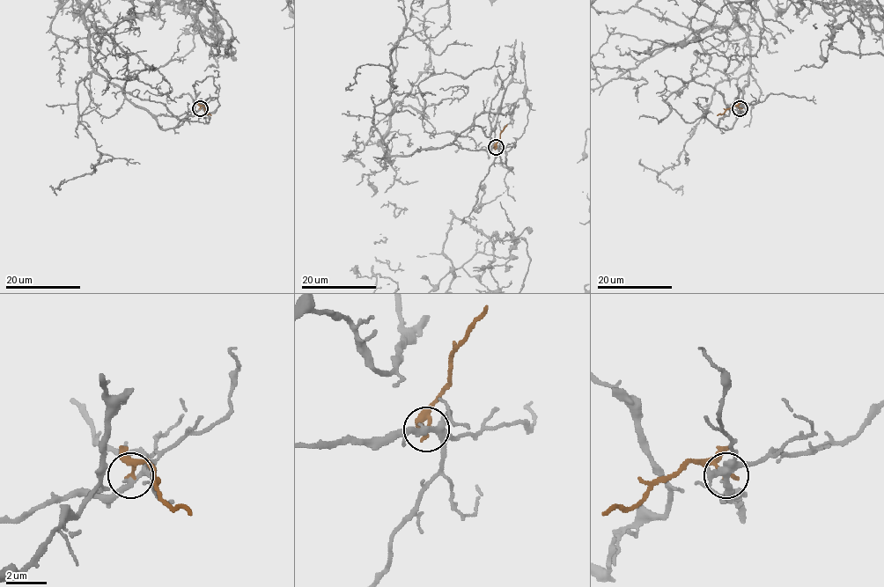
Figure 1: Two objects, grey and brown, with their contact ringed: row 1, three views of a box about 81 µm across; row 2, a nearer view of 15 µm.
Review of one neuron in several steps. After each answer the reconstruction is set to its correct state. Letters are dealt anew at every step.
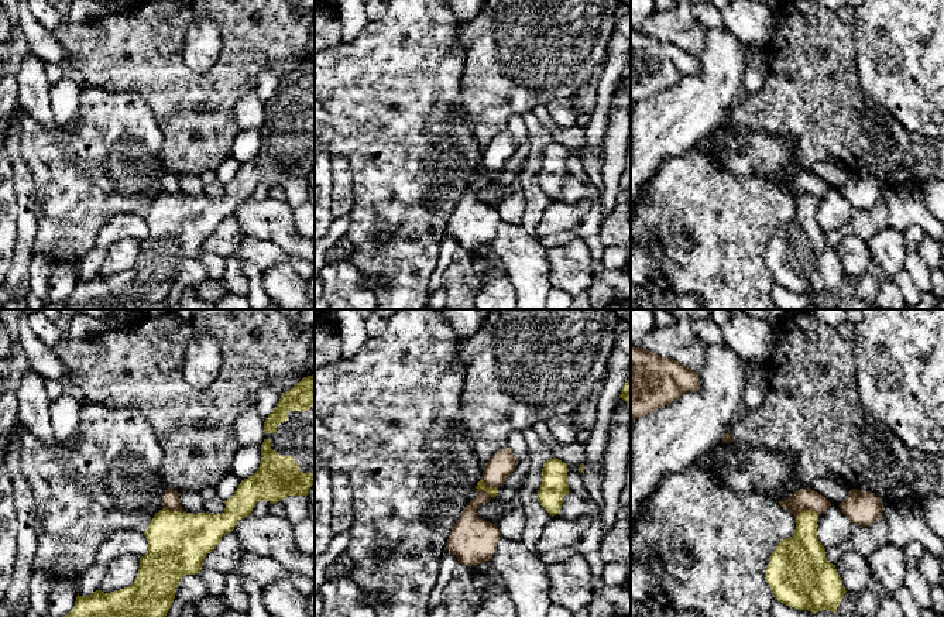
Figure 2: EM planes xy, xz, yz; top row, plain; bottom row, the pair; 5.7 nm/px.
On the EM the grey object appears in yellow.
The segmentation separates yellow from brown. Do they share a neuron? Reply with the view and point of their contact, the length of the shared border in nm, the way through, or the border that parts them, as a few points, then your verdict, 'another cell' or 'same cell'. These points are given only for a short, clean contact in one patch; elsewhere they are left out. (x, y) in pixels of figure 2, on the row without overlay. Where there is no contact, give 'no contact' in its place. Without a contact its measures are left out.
meets yellow in xz at (484, 172); contact 130 nm long; border along xz (481, 163), (484, 174), (491, 181); another cell

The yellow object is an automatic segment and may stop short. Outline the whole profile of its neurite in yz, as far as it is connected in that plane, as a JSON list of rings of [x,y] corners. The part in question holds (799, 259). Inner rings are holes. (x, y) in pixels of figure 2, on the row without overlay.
[[[811,193],[796,200],[794,217],[772,236],[766,265],[775,284],[789,291],[813,298],[821,294],[837,296],[847,274],[817,222],[817,205],[818,198]]]

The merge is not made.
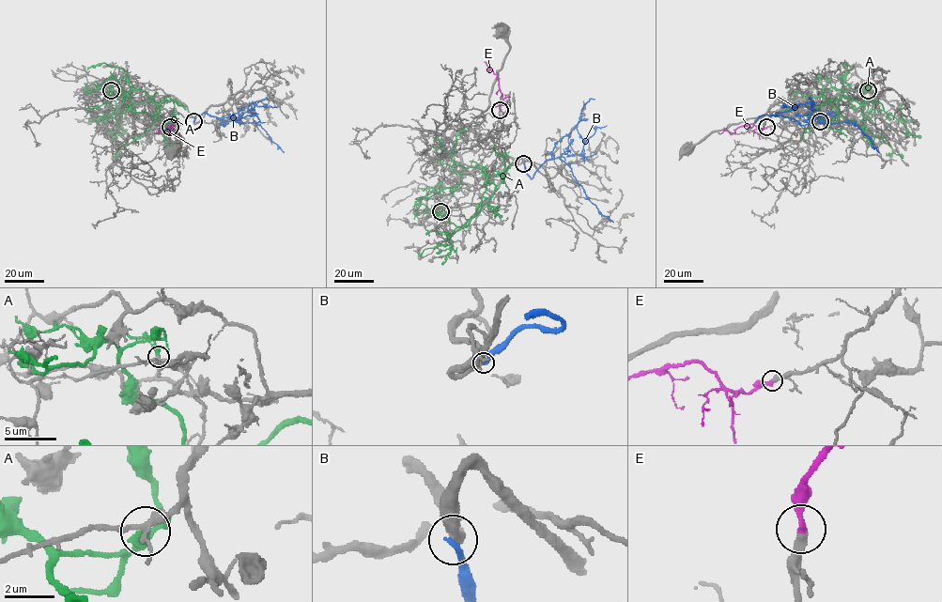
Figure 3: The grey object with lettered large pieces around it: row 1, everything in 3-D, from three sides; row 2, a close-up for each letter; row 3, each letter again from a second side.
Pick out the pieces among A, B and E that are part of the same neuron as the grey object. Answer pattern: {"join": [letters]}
{"join": ["E"]}

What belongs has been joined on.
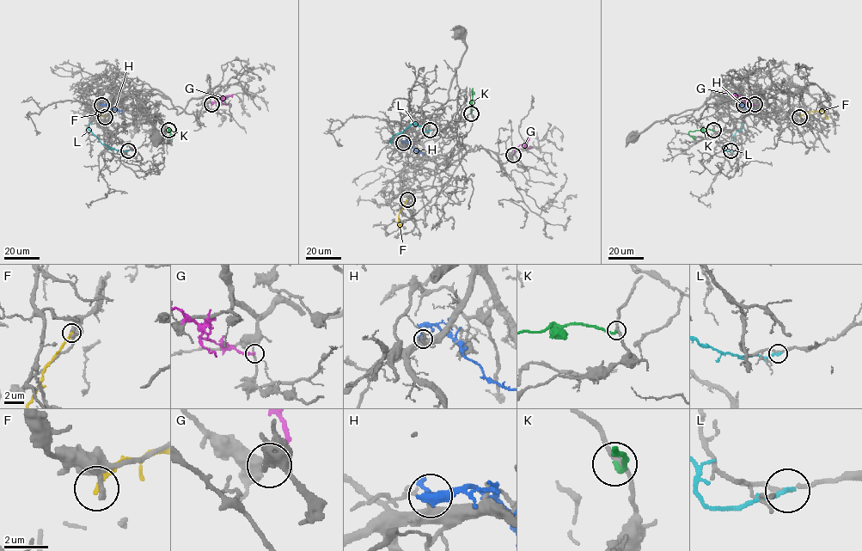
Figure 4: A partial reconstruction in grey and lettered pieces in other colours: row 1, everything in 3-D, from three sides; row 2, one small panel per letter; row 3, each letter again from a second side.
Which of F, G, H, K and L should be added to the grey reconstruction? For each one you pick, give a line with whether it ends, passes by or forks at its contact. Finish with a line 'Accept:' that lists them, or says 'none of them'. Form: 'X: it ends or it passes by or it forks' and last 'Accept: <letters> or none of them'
Accept: none of them

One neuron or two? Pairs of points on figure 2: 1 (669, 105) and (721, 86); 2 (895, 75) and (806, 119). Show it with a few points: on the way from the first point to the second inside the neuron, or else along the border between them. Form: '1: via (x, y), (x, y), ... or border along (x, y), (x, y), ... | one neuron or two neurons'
1: via (682, 105), (697, 105), (709, 95) | one neuron
2: border along (855, 58), (857, 79), (861, 88), (889, 112) | two neurons

